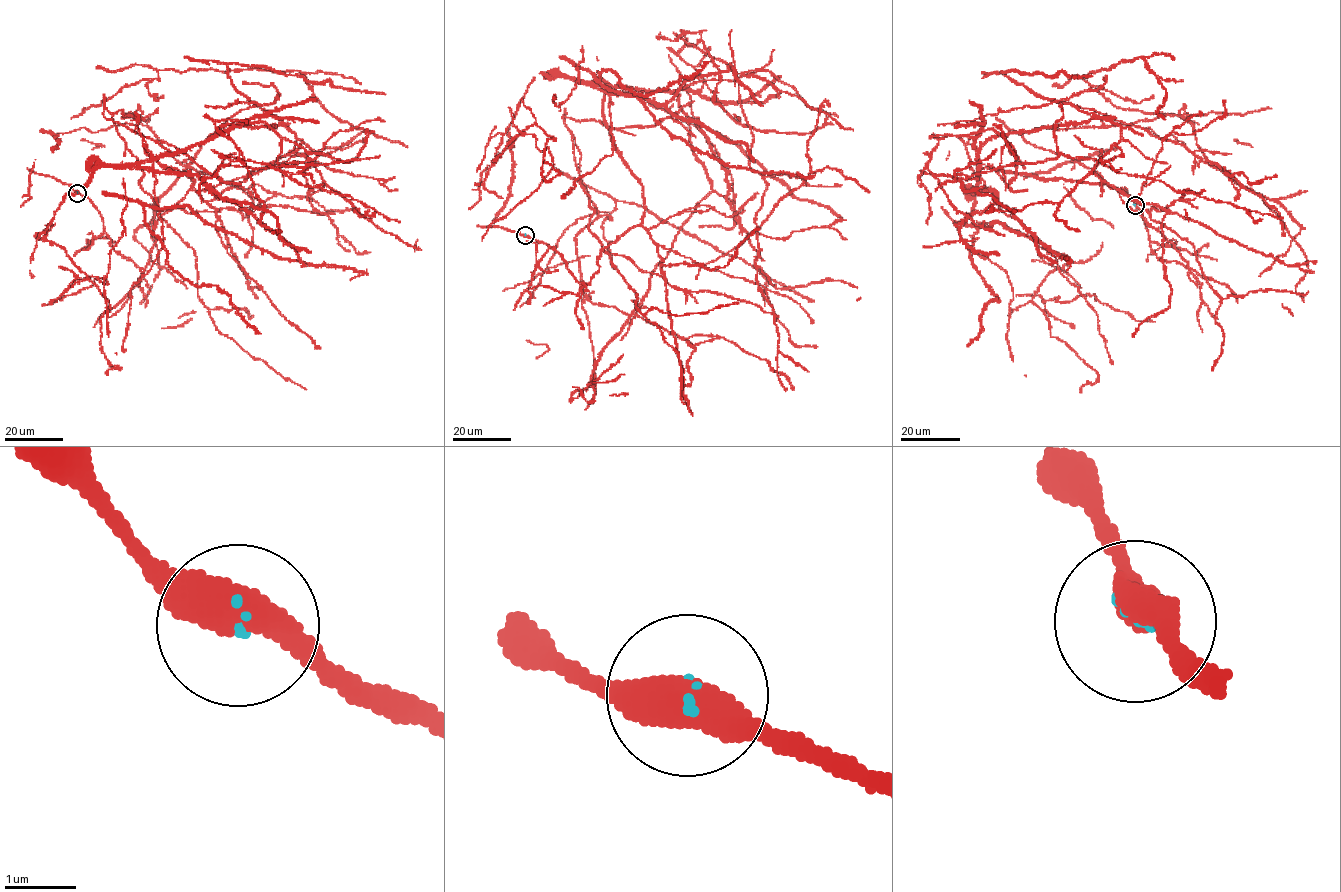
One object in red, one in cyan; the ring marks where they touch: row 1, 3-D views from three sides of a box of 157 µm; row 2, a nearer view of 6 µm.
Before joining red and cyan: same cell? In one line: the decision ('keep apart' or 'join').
join

